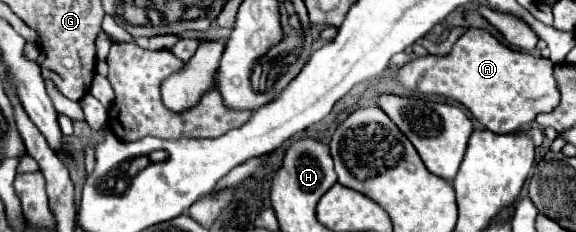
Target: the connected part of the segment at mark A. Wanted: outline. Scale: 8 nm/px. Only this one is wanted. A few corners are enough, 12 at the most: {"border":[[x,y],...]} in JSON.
{"border":[[470,28],[396,70],[496,134],[560,102],[550,58]]}

